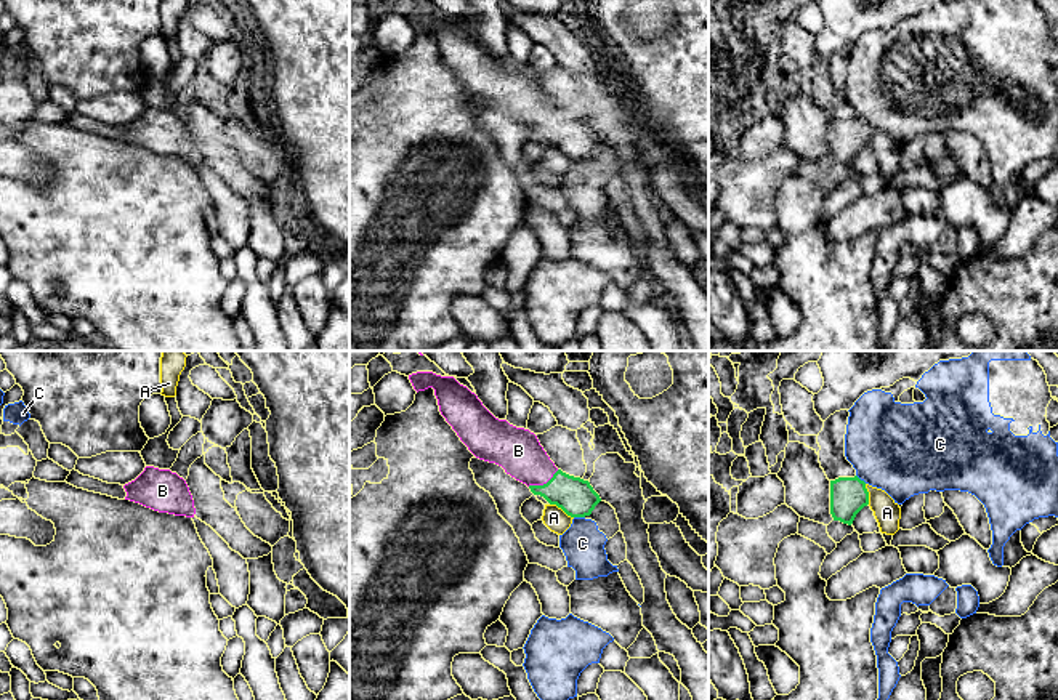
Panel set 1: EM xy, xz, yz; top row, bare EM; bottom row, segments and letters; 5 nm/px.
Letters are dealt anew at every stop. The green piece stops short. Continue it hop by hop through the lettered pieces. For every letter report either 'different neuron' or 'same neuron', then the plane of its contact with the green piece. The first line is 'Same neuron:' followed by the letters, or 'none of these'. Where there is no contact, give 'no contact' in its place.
Same neuron: B
A: different neuron | xz
B: same neuron | xz
C: different neuron | xz

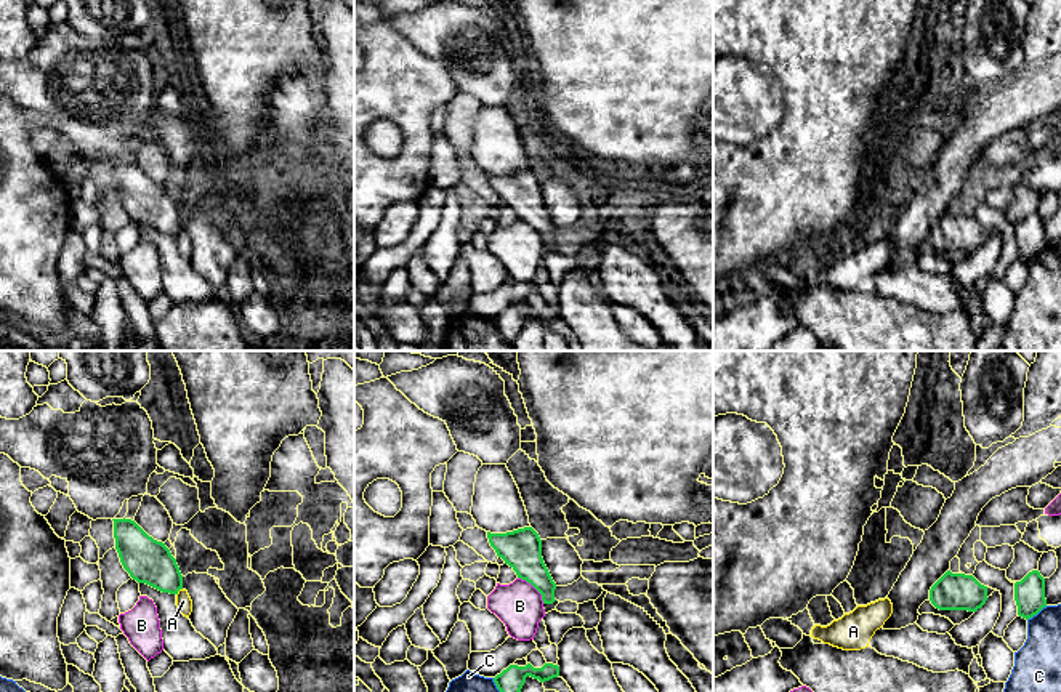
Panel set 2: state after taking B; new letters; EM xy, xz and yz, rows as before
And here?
Same neuron: none of these
A: different neuron | xy
B: different neuron | xz
C: different neuron | yz

